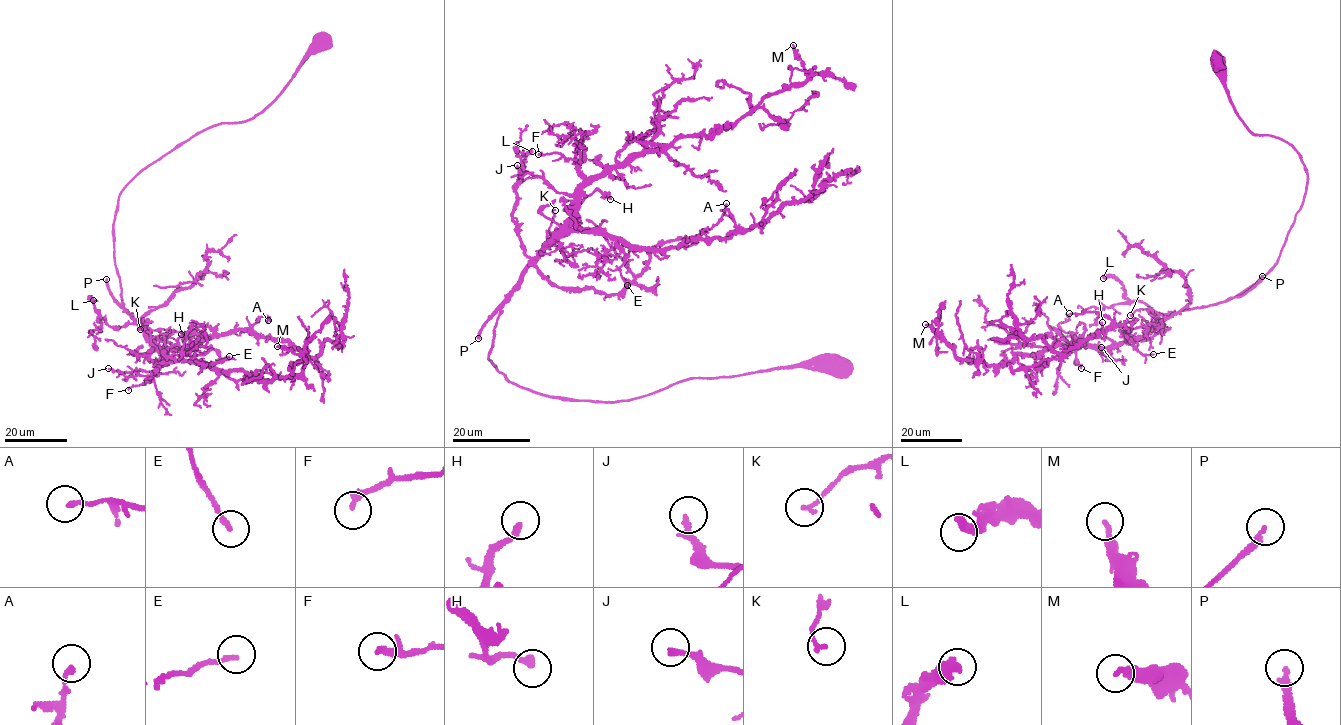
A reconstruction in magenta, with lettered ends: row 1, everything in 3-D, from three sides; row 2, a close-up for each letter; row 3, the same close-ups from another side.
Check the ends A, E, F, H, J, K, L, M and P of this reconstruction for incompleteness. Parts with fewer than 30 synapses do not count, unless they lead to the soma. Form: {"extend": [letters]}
{"extend": ["P"]}

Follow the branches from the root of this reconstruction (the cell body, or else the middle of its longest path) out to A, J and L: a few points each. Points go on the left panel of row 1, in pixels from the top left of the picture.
A: (320, 43), (260, 112), (146, 166), (120, 192), (113, 227), (121, 307), (159, 346), (185, 350), (268, 320)
J: (320, 43), (260, 112), (196, 132), (120, 192), (112, 229), (121, 307), (164, 362), (149, 371), (108, 368)
L: (320, 43), (260, 112), (196, 132), (126, 186), (114, 255), (121, 307), (135, 323), (110, 327), (93, 300)

